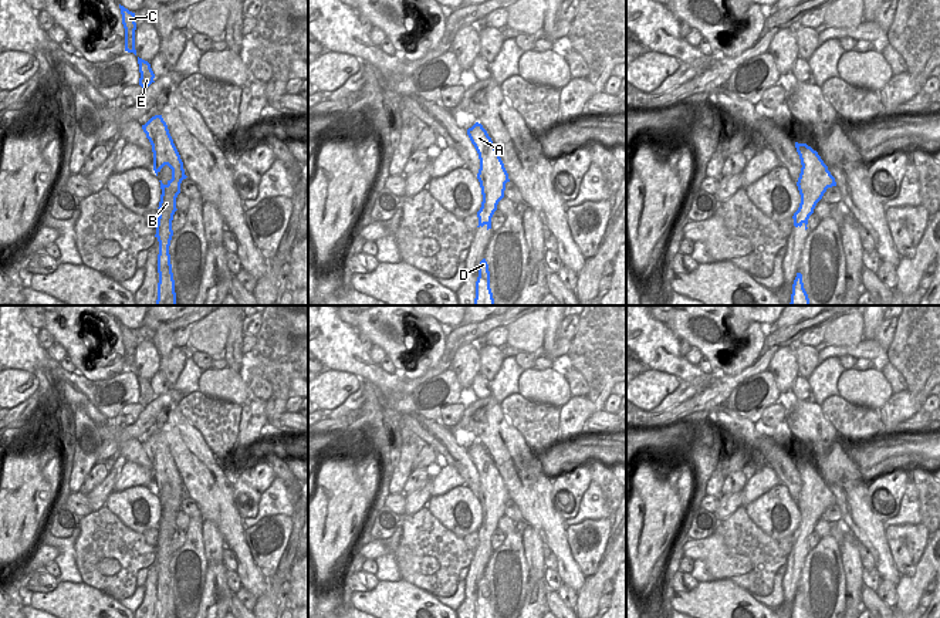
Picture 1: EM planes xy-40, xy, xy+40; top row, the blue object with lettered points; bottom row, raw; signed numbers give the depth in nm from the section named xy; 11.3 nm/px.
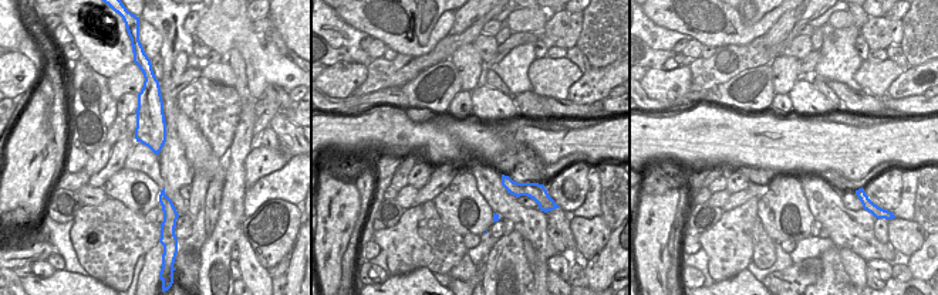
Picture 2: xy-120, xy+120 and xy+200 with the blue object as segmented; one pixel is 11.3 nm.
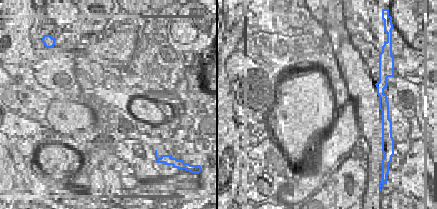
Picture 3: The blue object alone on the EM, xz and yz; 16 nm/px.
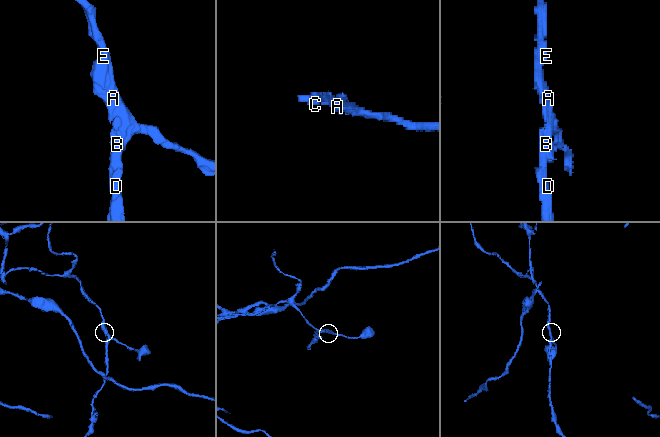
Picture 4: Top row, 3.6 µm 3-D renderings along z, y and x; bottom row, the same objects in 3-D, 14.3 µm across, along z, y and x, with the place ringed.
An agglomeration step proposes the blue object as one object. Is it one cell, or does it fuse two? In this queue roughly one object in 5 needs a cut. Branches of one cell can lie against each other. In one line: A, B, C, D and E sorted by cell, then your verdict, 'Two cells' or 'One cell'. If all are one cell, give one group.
Groups: A C E / B D. Two cells

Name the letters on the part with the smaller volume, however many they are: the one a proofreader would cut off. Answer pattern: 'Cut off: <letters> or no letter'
Cut off: B, D

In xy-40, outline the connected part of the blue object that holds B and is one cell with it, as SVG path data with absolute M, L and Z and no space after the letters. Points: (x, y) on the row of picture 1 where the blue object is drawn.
M170 168L172 179L166 185L160 182L160 202L159 202L159 217L156 224L155 237L159 242L158 254L158 300L156 305L176 305L175 280L170 264L169 246L173 236L172 220L176 209L176 197L180 193L180 183L185 178L182 168Z

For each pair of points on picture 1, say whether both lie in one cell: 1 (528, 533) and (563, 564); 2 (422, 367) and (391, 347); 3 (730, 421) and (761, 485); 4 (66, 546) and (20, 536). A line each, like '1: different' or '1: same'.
1: different
2: same
3: different
4: different

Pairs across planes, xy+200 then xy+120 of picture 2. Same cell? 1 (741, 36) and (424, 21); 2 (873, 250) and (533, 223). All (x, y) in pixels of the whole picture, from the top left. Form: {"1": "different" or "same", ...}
{"1": "different", "2": "same"}

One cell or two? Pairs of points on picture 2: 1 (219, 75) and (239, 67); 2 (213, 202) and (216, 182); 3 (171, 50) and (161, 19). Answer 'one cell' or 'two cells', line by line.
1: two cells
2: one cell
3: one cell

